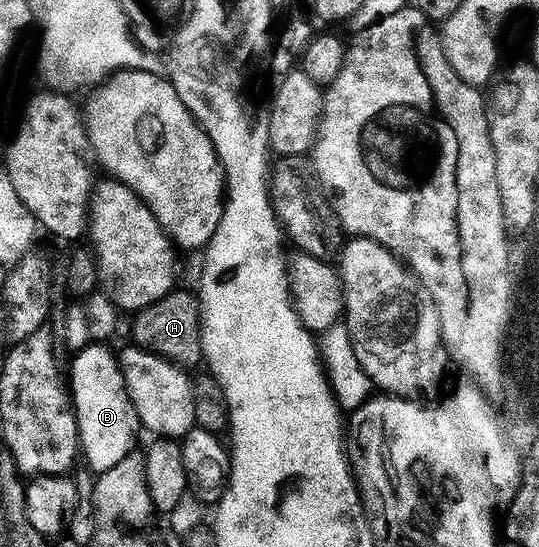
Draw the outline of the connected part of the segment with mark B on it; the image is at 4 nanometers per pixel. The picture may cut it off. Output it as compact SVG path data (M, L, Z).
M91 344L72 358L72 382L70 378L71 399L74 401L79 430L82 458L96 469L97 475L105 474L114 464L126 460L136 449L136 433L141 433L142 427L139 417L136 415L133 397L128 393L126 380L120 369L120 359L115 353L108 351L104 344Z

